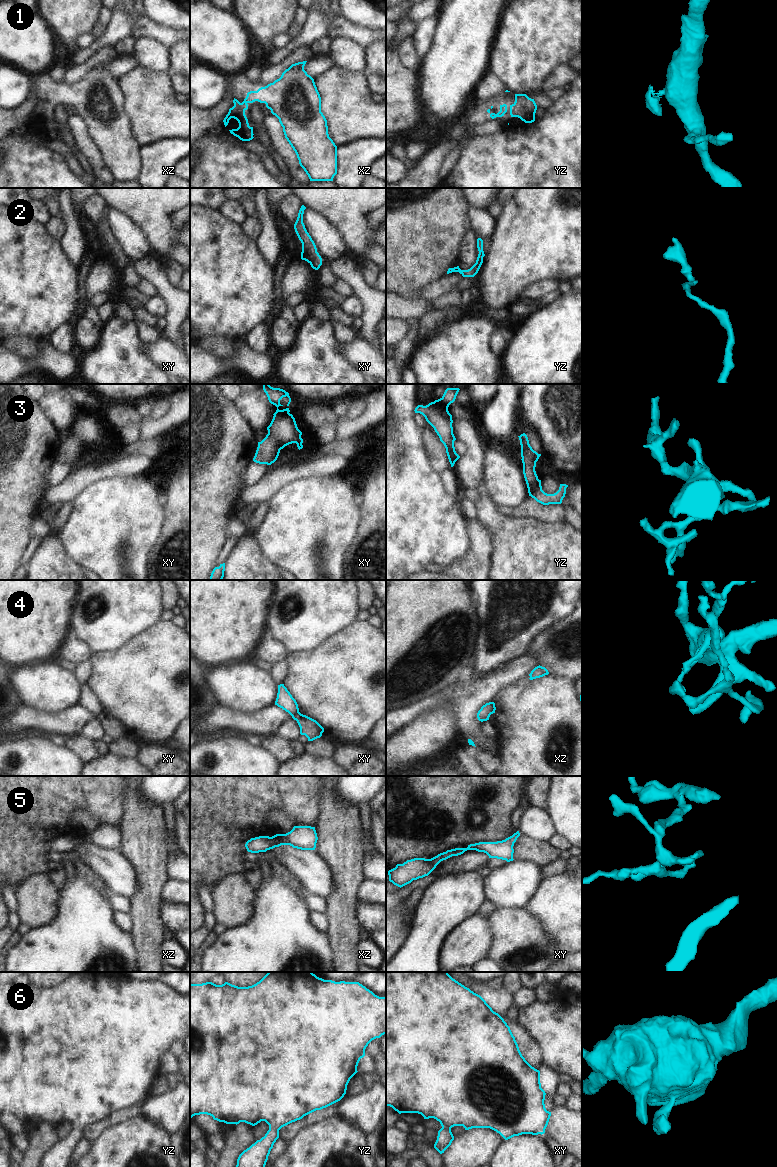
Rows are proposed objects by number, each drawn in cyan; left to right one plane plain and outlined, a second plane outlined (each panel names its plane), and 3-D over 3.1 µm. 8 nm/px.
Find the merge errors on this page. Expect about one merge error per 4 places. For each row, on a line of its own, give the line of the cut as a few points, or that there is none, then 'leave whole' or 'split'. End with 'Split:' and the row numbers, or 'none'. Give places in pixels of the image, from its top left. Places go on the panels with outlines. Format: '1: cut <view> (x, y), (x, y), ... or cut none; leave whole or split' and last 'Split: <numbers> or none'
1: cut none; leave whole
2: cut none; leave whole
3: cut none; leave whole
4: cut xy (298, 711), (292, 716); split
5: cut none; leave whole
6: cut none; leave whole
Split: 4

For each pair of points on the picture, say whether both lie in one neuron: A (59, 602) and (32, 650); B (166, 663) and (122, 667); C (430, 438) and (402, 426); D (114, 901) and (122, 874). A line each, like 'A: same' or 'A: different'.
A: same
B: same
C: different
D: different

